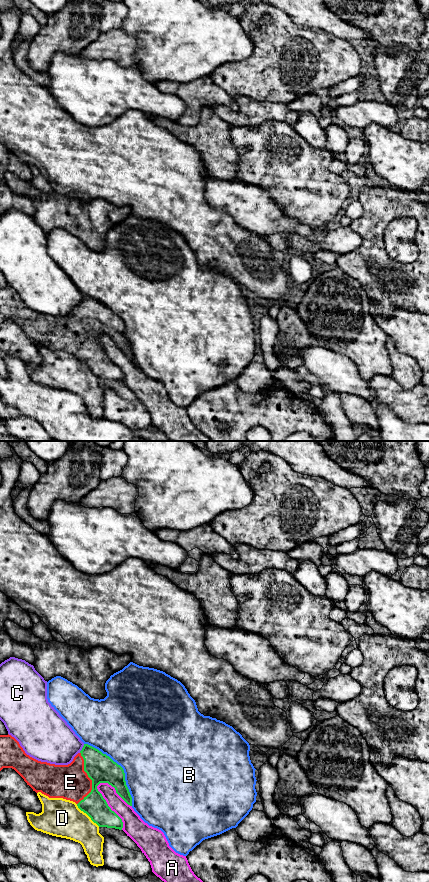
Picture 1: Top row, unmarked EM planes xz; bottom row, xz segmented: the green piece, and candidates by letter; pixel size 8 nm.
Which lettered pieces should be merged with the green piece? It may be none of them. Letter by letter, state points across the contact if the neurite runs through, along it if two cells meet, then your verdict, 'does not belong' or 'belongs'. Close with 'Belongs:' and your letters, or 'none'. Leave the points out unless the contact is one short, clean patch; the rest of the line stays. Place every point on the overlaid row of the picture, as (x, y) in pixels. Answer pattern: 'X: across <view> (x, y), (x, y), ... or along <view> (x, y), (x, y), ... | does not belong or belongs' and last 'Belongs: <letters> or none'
A: does not belong
B: does not belong
C: does not belong
D: does not belong
E: belongs
Belongs: E

